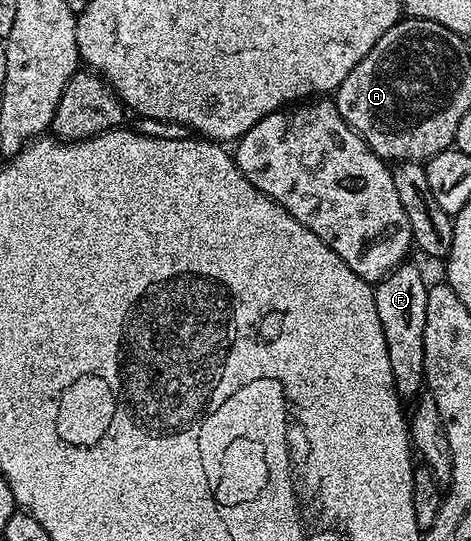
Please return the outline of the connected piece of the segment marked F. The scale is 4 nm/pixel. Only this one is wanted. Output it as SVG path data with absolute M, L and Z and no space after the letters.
M405 261L380 280L374 287L374 305L378 309L378 321L382 321L382 333L386 337L386 354L390 357L390 373L394 373L394 385L401 400L412 401L425 390L424 334L426 333L426 297L429 284L424 275Z

